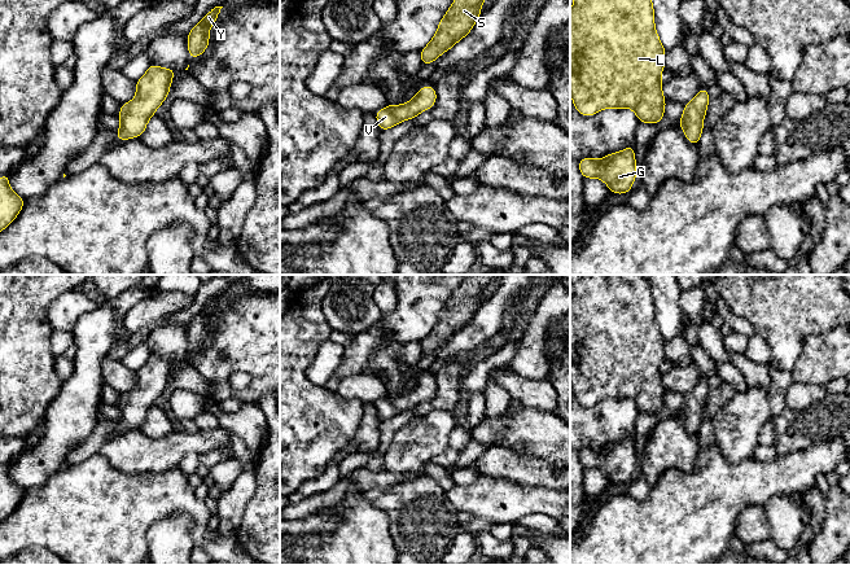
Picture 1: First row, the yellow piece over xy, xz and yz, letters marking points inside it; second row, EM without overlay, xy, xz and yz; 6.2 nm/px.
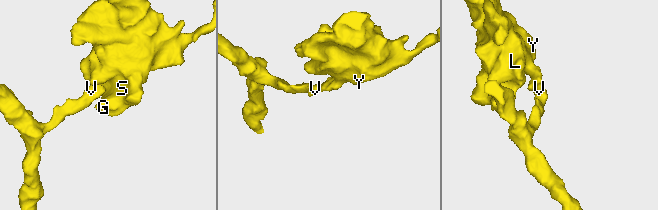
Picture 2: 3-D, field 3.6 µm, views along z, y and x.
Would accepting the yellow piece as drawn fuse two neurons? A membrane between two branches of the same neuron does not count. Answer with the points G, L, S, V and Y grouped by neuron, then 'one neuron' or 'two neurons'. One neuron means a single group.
groups G L S V Y; one neuron

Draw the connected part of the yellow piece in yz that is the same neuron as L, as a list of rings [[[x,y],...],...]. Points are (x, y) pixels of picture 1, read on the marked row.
[[[575,0],[570,9],[570,95],[575,109],[590,117],[605,108],[630,108],[639,122],[660,123],[666,106],[660,79],[665,53],[656,32],[652,0]]]

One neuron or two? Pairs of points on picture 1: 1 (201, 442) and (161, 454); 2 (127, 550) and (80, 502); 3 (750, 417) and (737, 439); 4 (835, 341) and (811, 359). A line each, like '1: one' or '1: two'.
1: one
2: one
3: one
4: one

